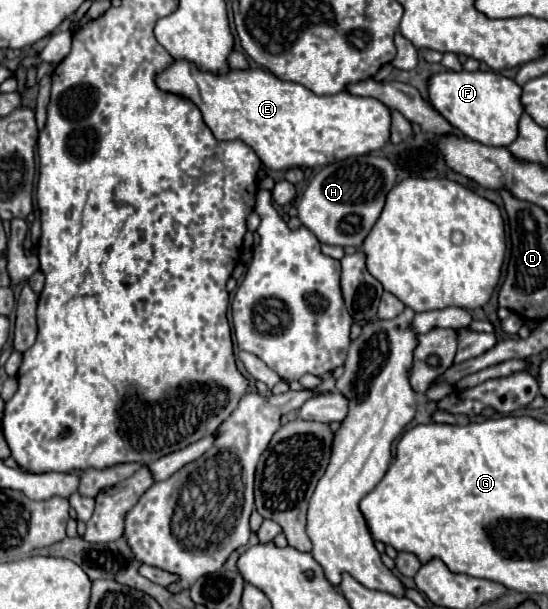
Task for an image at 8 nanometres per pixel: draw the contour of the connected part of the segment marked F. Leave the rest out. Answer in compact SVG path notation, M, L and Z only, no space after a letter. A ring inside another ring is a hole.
M494 71L434 73L428 79L428 101L462 135L490 147L508 147L516 139L516 121L524 111L516 81Z

